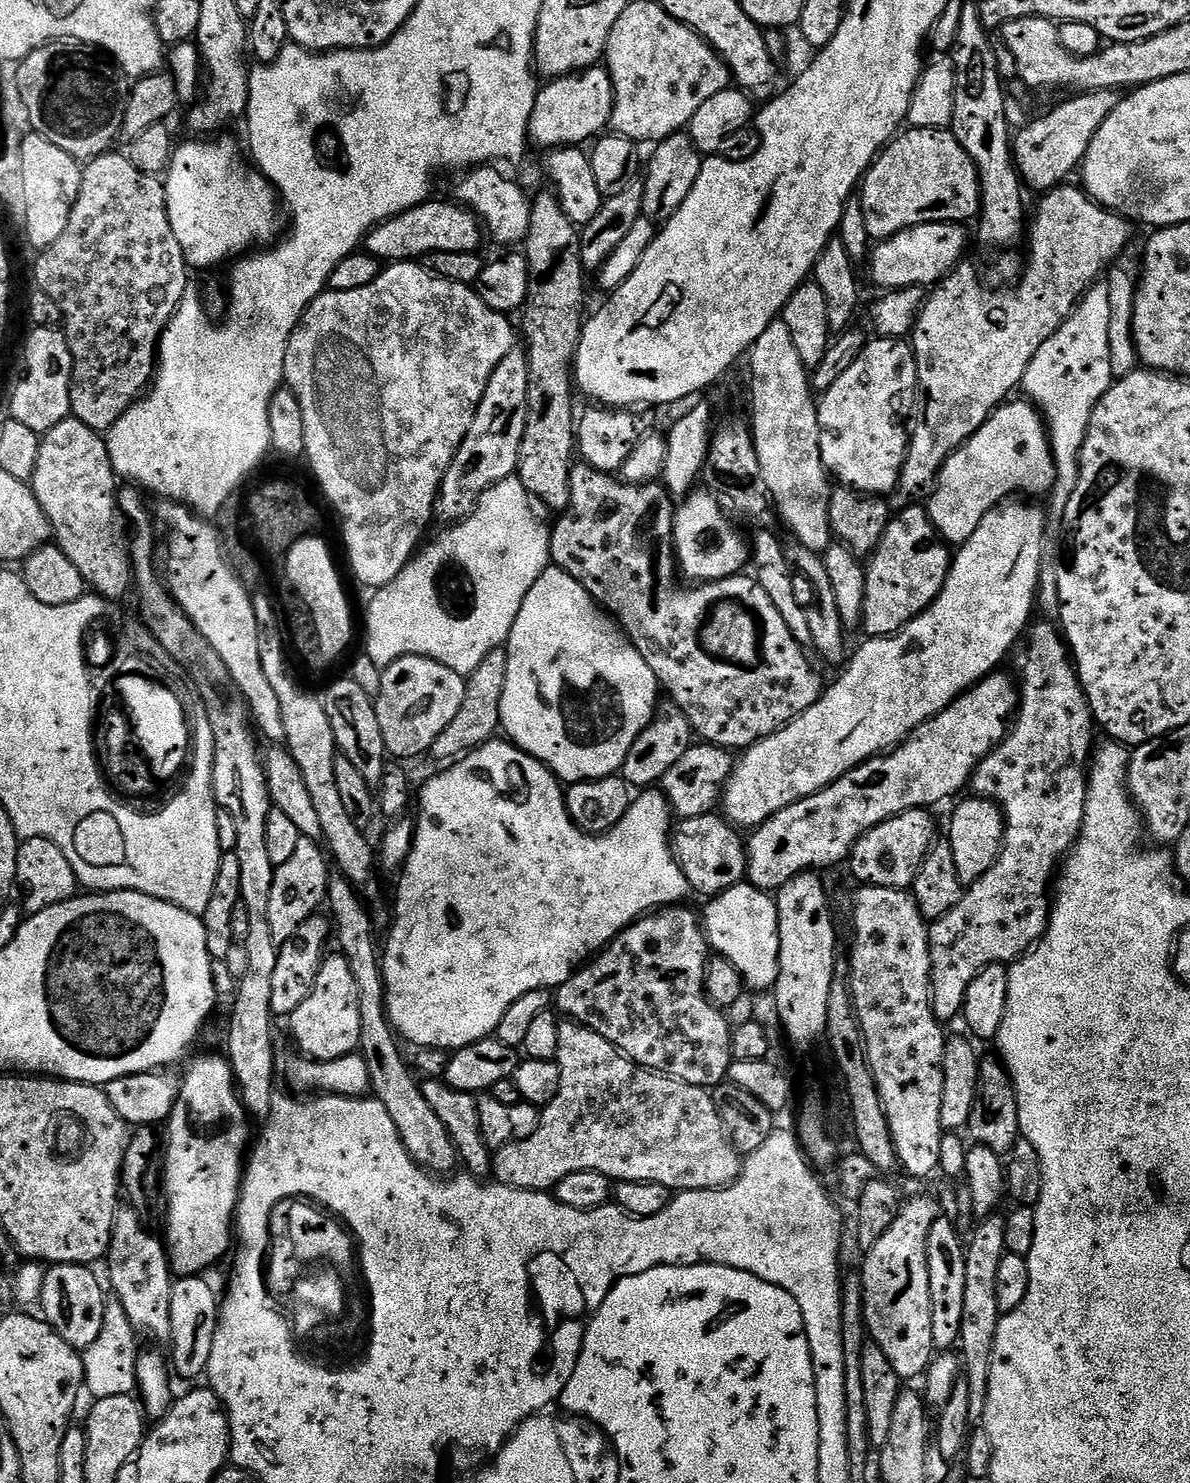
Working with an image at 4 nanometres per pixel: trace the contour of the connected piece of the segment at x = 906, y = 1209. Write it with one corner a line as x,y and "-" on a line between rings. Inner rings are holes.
928,1196
905,1199
890,1230
874,1242
869,1252
863,1253
864,1265
858,1269
864,1287
864,1325
868,1327
871,1343
885,1352
890,1366
894,1366
904,1382
915,1376
923,1377
934,1355
926,1238
930,1238
930,1226
934,1226
940,1215
939,1206

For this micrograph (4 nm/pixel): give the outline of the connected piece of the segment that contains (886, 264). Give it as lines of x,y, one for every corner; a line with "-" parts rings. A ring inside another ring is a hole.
953,222
951,224
923,224
922,226
907,228
906,231
894,234
888,240
879,241
871,249
866,261
866,267
868,267
869,274
872,275
873,282
880,287
880,290
923,289
925,287
924,284
928,284
927,286
939,284
965,259
964,251
968,248
968,232
964,228
967,227
960,222

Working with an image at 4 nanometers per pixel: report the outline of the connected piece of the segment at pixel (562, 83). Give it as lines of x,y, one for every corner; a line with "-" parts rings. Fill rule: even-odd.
597,66
571,76
561,76
547,81
539,89
534,102
534,114
530,114
528,138
543,150
580,146
599,137
611,125
614,90
607,67

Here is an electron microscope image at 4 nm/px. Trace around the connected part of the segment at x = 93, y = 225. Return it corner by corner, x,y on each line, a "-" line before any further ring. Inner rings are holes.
116,150
87,161
66,230
62,230
58,242
37,256
35,287
59,302
64,315
62,331
72,355
72,416
95,432
107,434
153,383
160,336
190,287
190,265
170,226
164,180
138,170
127,155
119,156

